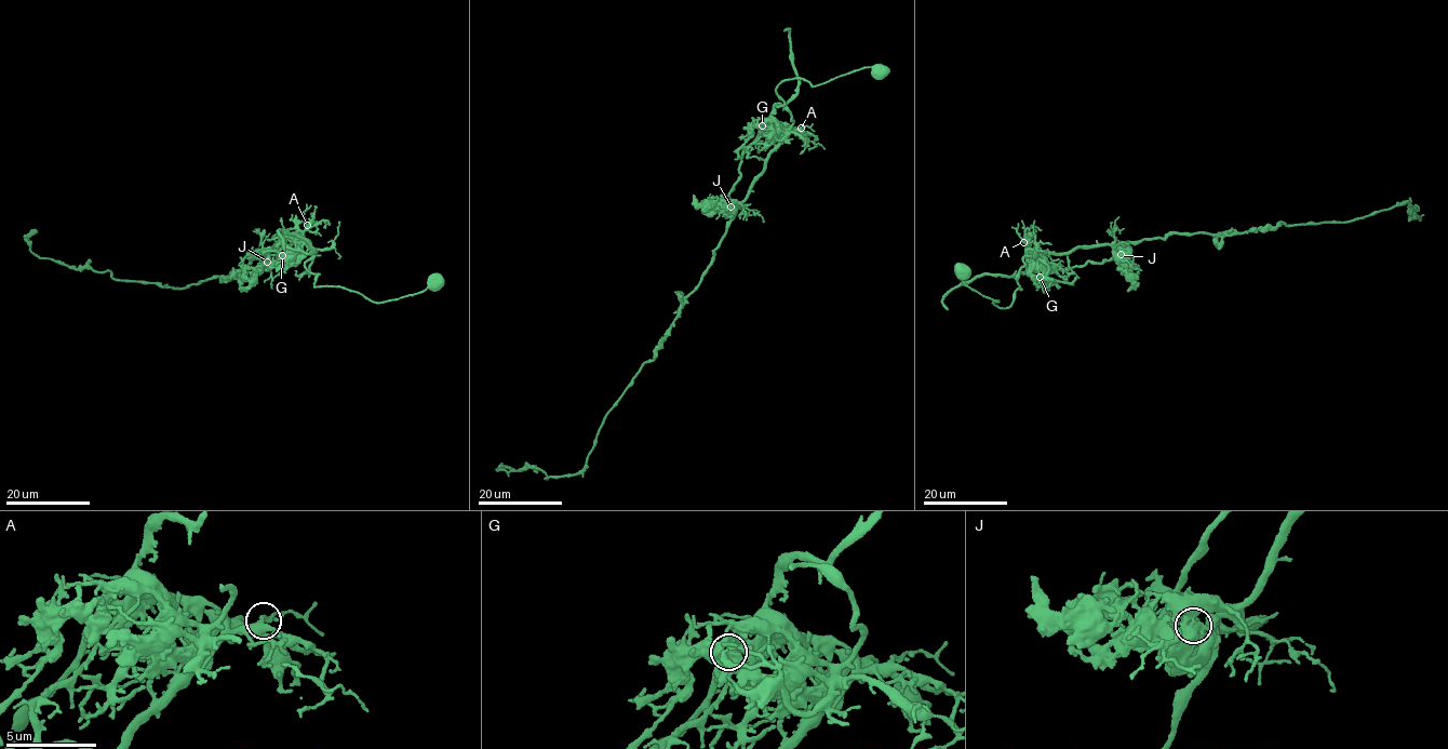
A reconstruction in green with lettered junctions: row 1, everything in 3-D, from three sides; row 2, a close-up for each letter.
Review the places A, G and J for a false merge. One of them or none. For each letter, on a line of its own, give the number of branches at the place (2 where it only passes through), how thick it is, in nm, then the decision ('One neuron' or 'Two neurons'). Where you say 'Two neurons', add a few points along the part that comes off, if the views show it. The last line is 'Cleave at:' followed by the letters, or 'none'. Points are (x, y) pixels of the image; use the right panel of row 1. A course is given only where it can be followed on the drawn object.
A: Branches: 5. Thickness 320 nm. One neuron
G: Branches: 5. Thickness 480 nm. One neuron
J: Branches: 4. Thickness 440 nm. Two neurons. Course of the part to remove: (1121, 254), (1122, 249), (1098, 263), (1051, 269), (1033, 277), (979, 276), (944, 296), (942, 304), (948, 309)
Cleave at: J

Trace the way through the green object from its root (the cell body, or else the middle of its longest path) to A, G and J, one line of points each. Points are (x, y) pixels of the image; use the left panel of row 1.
A: (433, 283), (376, 303), (346, 288), (317, 288), (318, 275), (305, 265), (314, 252), (303, 240), (307, 225)
G: (433, 283), (376, 303), (346, 288), (314, 285), (318, 275), (305, 265), (314, 252), (308, 240), (282, 255)
J: (433, 283), (376, 303), (314, 285), (308, 240), (277, 244), (267, 262)

